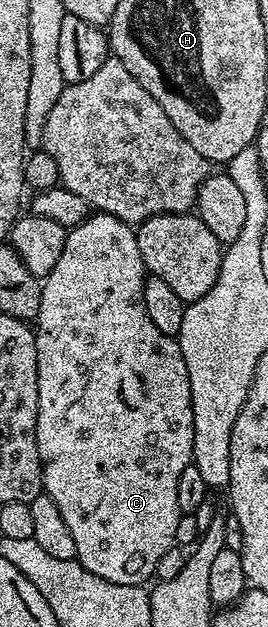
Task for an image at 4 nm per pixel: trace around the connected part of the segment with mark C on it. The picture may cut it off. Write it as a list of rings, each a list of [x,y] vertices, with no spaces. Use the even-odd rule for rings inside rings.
[[[100,212],[90,213],[88,218],[85,218],[78,226],[75,226],[66,233],[62,254],[60,254],[55,268],[51,268],[51,272],[46,274],[42,281],[39,316],[35,320],[35,333],[37,335],[37,379],[39,380],[37,447],[39,448],[39,456],[41,457],[41,481],[43,483],[44,493],[48,494],[51,500],[55,500],[55,508],[59,508],[59,512],[63,515],[63,521],[66,522],[72,538],[75,539],[75,548],[77,549],[76,560],[81,563],[83,568],[87,569],[88,572],[94,573],[95,576],[102,577],[103,580],[110,581],[112,584],[135,586],[147,583],[148,578],[156,572],[157,565],[164,560],[165,553],[167,553],[172,546],[175,546],[177,525],[179,524],[179,520],[183,517],[181,502],[177,499],[177,489],[181,486],[181,477],[184,476],[185,469],[190,469],[193,460],[193,405],[191,404],[191,380],[187,376],[187,364],[183,360],[181,345],[178,344],[176,337],[172,334],[159,332],[159,328],[155,328],[155,324],[151,324],[151,316],[147,316],[147,304],[143,304],[143,284],[145,283],[146,277],[147,271],[143,264],[143,256],[139,252],[136,229],[134,229],[130,223],[119,220],[110,214],[102,214]]]

